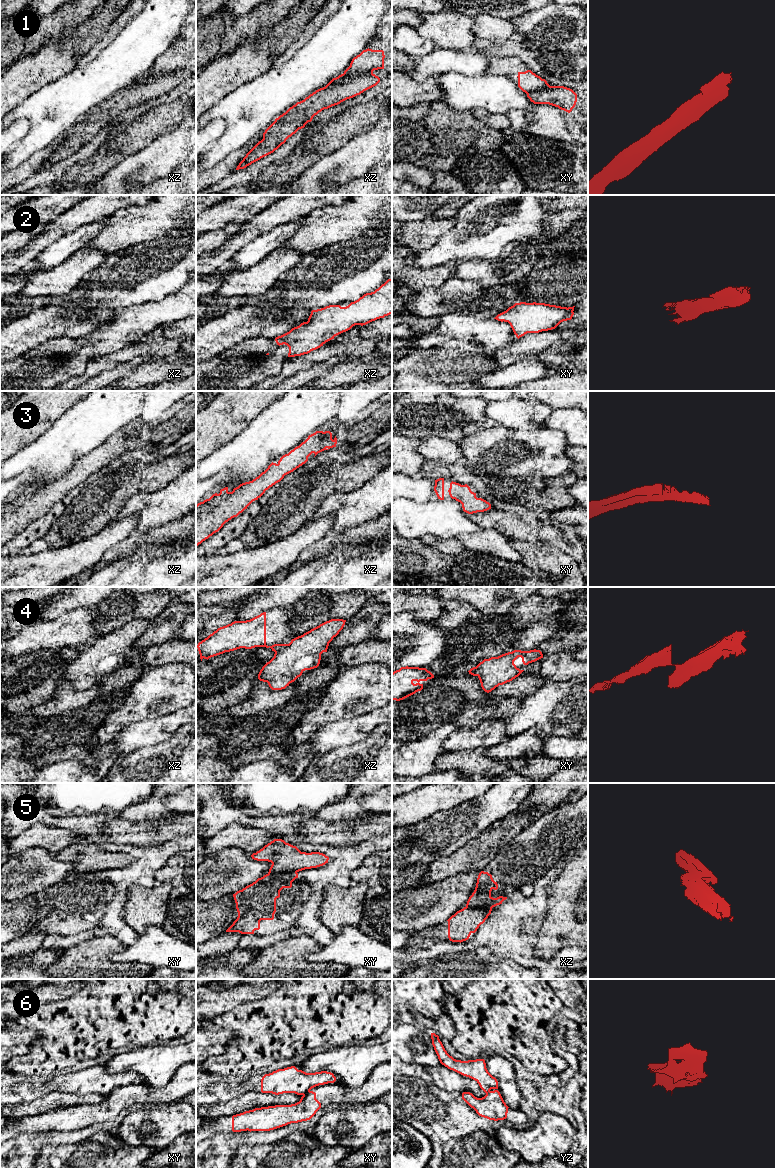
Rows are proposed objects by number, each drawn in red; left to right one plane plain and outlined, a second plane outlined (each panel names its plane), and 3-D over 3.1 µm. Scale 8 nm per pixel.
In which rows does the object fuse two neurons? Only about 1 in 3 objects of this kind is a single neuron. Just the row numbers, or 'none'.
1, 4, 5, 6

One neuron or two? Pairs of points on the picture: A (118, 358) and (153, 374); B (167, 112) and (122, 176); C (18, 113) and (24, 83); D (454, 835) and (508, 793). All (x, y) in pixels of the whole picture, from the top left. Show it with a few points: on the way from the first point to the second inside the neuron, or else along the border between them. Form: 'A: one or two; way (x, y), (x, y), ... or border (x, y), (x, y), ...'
A: two; border (150, 361), (144, 363)
B: two; border (159, 137), (119, 162)
C: two; border (20, 104), (10, 111)
D: one; way (467, 822), (495, 803)

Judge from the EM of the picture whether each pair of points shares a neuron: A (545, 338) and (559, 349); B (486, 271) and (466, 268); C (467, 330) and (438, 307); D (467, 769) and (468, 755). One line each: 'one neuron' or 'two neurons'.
A: two neurons
B: one neuron
C: two neurons
D: one neuron

